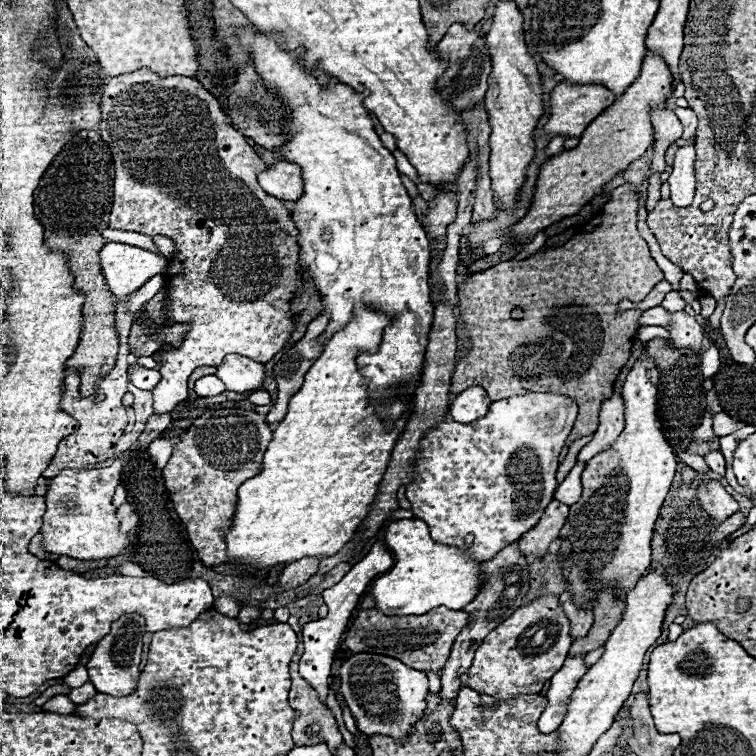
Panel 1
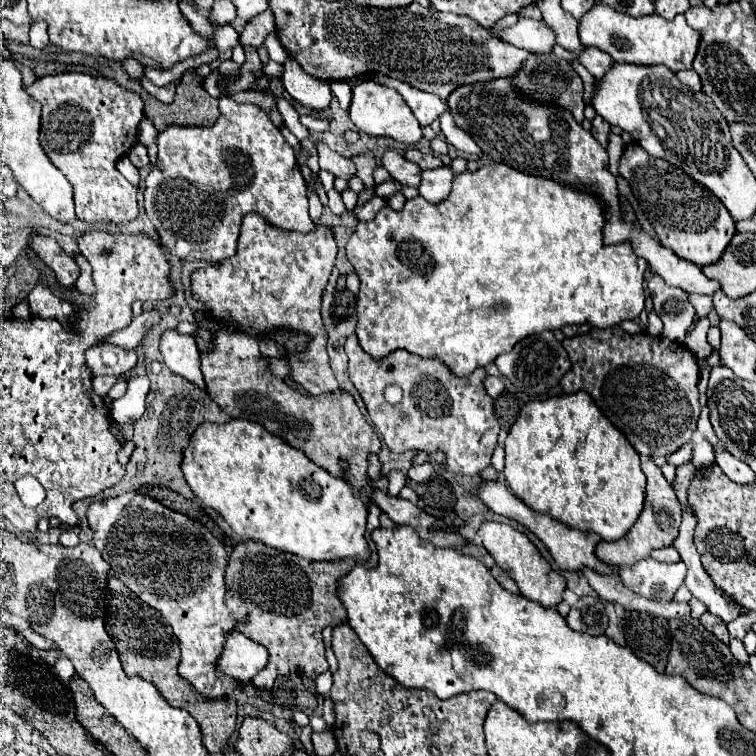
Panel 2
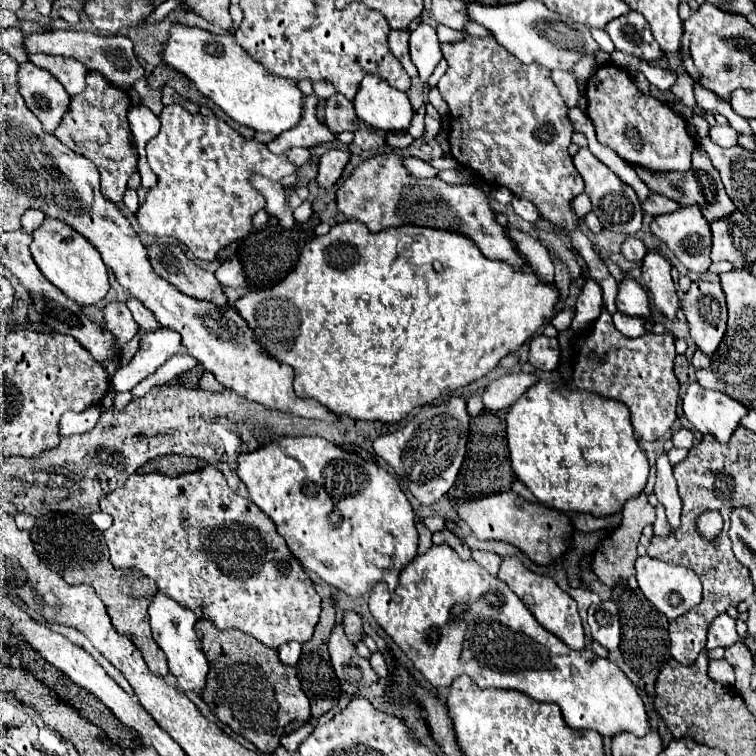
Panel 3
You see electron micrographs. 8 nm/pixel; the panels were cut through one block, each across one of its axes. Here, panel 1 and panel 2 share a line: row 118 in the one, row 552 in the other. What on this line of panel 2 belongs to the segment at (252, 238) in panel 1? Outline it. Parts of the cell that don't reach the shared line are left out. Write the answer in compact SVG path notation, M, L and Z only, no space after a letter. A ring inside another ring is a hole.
M138 492L90 504L88 522L94 530L94 546L102 552L114 576L158 610L172 626L180 642L180 676L194 684L208 700L234 692L240 682L216 670L226 636L236 632L236 620L224 602L226 546L202 522Z

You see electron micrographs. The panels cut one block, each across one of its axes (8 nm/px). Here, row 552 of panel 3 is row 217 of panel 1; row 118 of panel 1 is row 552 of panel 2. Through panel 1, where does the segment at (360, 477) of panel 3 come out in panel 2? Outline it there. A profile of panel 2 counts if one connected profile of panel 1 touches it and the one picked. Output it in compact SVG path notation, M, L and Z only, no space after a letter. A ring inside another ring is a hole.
M230 420L226 424L200 424L200 428L196 428L196 432L190 438L190 446L184 450L184 458L182 458L182 472L184 478L188 482L188 486L192 488L192 492L210 508L218 510L222 514L222 518L232 526L232 530L236 534L240 534L246 540L260 540L276 550L284 550L290 554L296 554L300 558L306 560L340 560L340 558L354 558L354 560L368 560L370 558L370 548L368 542L364 538L366 532L366 518L368 518L368 506L354 494L352 486L346 484L346 480L332 476L328 470L324 470L322 466L314 464L304 452L290 448L290 444L284 444L284 440L280 440L278 436L270 434L264 426L256 424L256 422L248 422L248 420Z

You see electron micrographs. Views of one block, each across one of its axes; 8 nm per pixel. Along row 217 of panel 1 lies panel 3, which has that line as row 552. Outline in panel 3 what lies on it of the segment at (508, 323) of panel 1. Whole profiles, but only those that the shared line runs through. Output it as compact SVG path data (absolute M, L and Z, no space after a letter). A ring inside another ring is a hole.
M644 492L636 498L630 498L624 504L624 514L622 514L620 526L598 544L598 548L594 552L594 558L592 558L592 570L606 586L614 586L620 578L628 578L628 576L634 574L636 546L638 546L638 540L642 536L642 528L646 524L654 524L654 520L656 520L656 508L648 504Z

